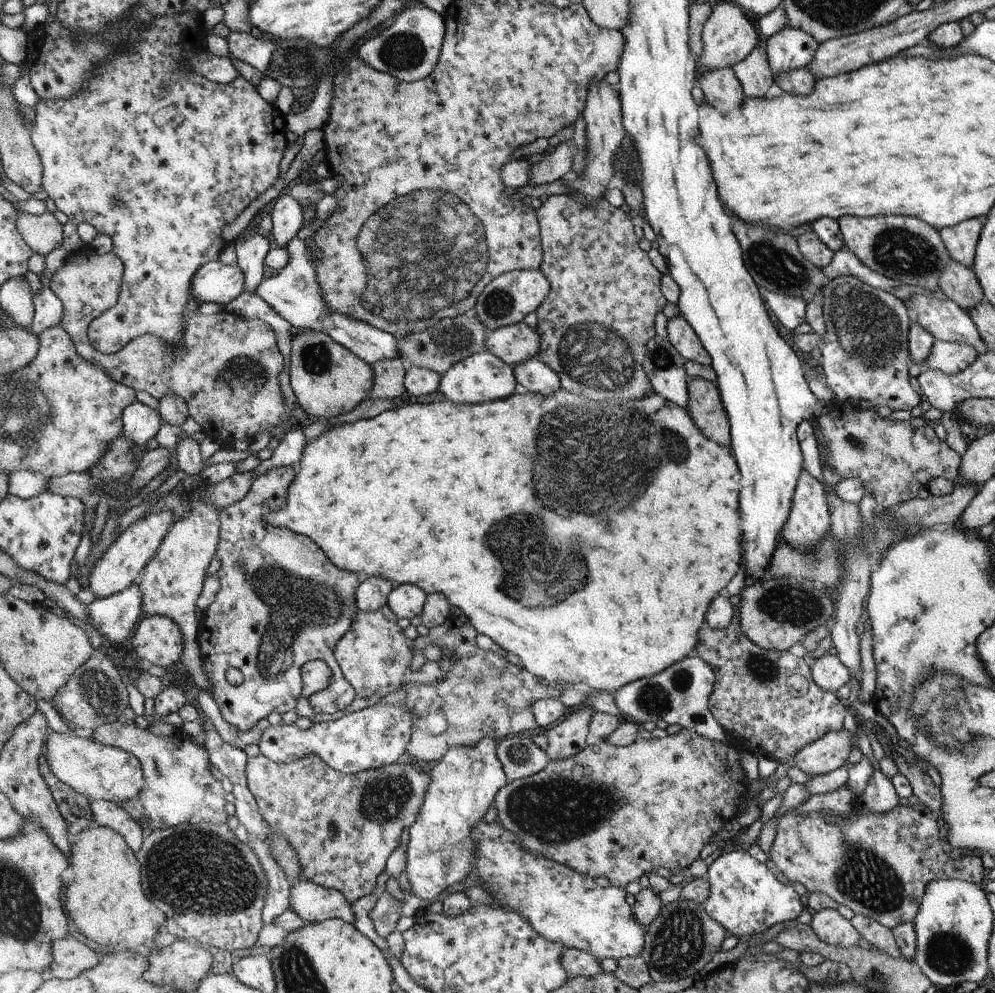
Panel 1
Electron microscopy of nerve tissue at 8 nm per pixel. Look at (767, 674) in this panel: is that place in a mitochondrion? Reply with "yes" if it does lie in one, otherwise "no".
yes

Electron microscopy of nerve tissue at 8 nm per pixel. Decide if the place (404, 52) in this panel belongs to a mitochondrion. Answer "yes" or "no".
yes

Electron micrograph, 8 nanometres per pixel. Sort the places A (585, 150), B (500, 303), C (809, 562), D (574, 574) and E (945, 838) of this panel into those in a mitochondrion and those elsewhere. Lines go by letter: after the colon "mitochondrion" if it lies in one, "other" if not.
A: other
B: mitochondrion
C: mitochondrion
D: mitochondrion
E: other

